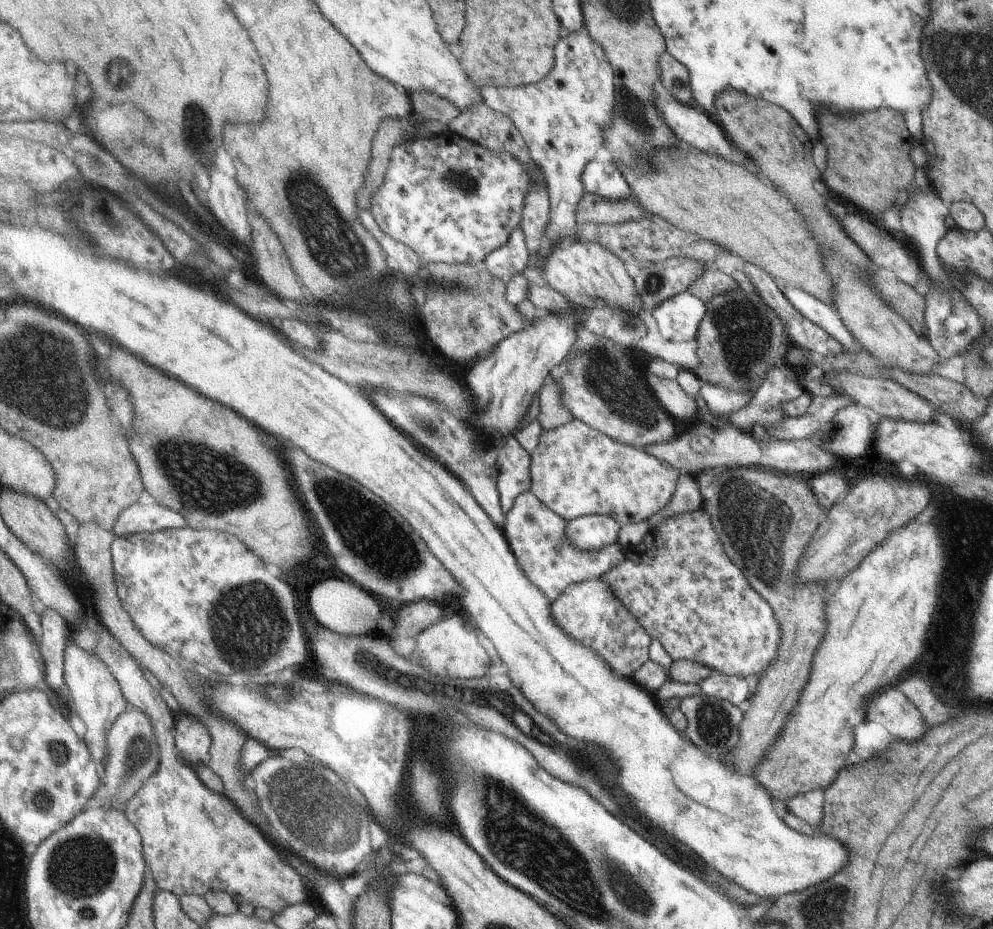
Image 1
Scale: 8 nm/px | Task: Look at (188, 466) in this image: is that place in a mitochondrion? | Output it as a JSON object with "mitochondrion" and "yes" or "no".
{"mitochondrion":"yes"}

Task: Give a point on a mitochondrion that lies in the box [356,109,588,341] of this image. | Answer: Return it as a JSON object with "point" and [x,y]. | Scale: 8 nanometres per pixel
{"point":[462,180]}

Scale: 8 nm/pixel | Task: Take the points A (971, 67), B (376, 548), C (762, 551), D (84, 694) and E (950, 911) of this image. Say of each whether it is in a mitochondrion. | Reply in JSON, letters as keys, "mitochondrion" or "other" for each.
{"A":"mitochondrion","B":"mitochondrion","C":"mitochondrion","D":"other","E":"other"}

